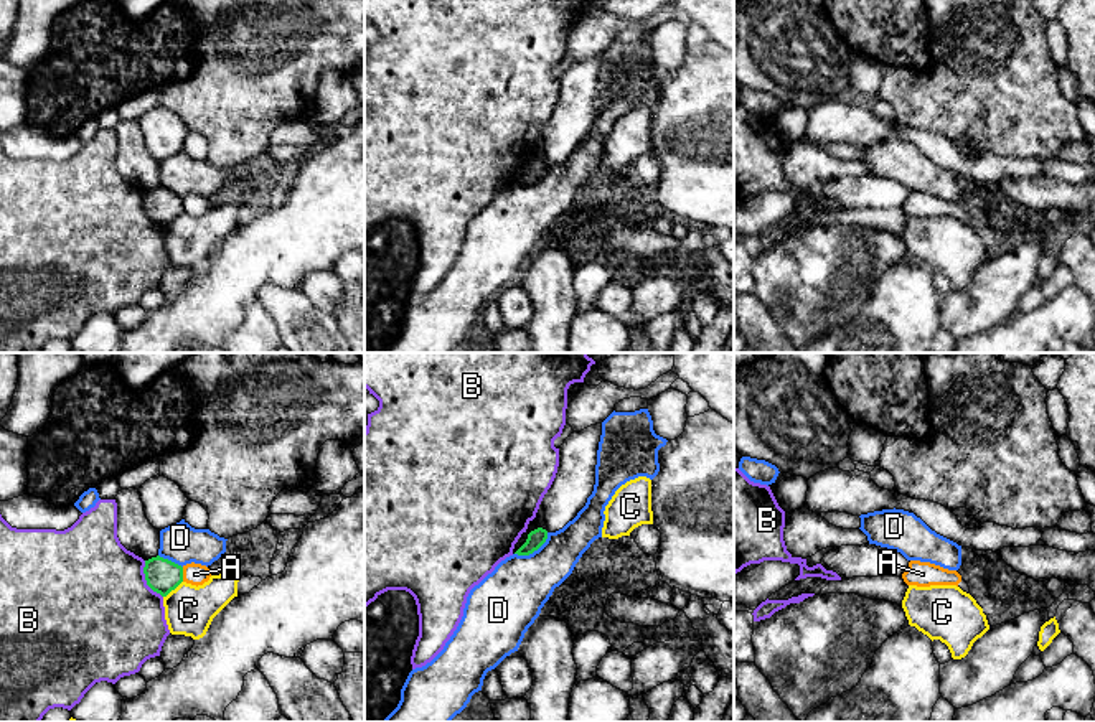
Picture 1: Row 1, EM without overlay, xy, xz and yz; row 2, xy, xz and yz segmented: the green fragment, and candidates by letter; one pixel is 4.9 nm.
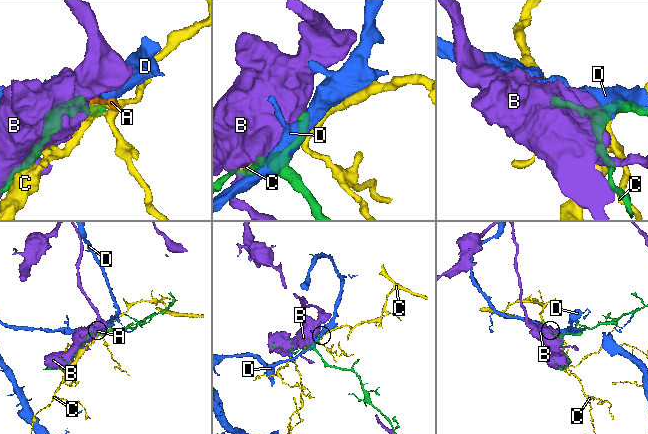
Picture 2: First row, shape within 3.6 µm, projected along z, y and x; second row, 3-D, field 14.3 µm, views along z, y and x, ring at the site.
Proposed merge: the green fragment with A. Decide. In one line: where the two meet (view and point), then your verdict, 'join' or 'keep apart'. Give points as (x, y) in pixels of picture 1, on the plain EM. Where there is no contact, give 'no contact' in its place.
meets green in xy at (182, 205); keep apart

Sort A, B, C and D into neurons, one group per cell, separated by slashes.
A / B / C / D

